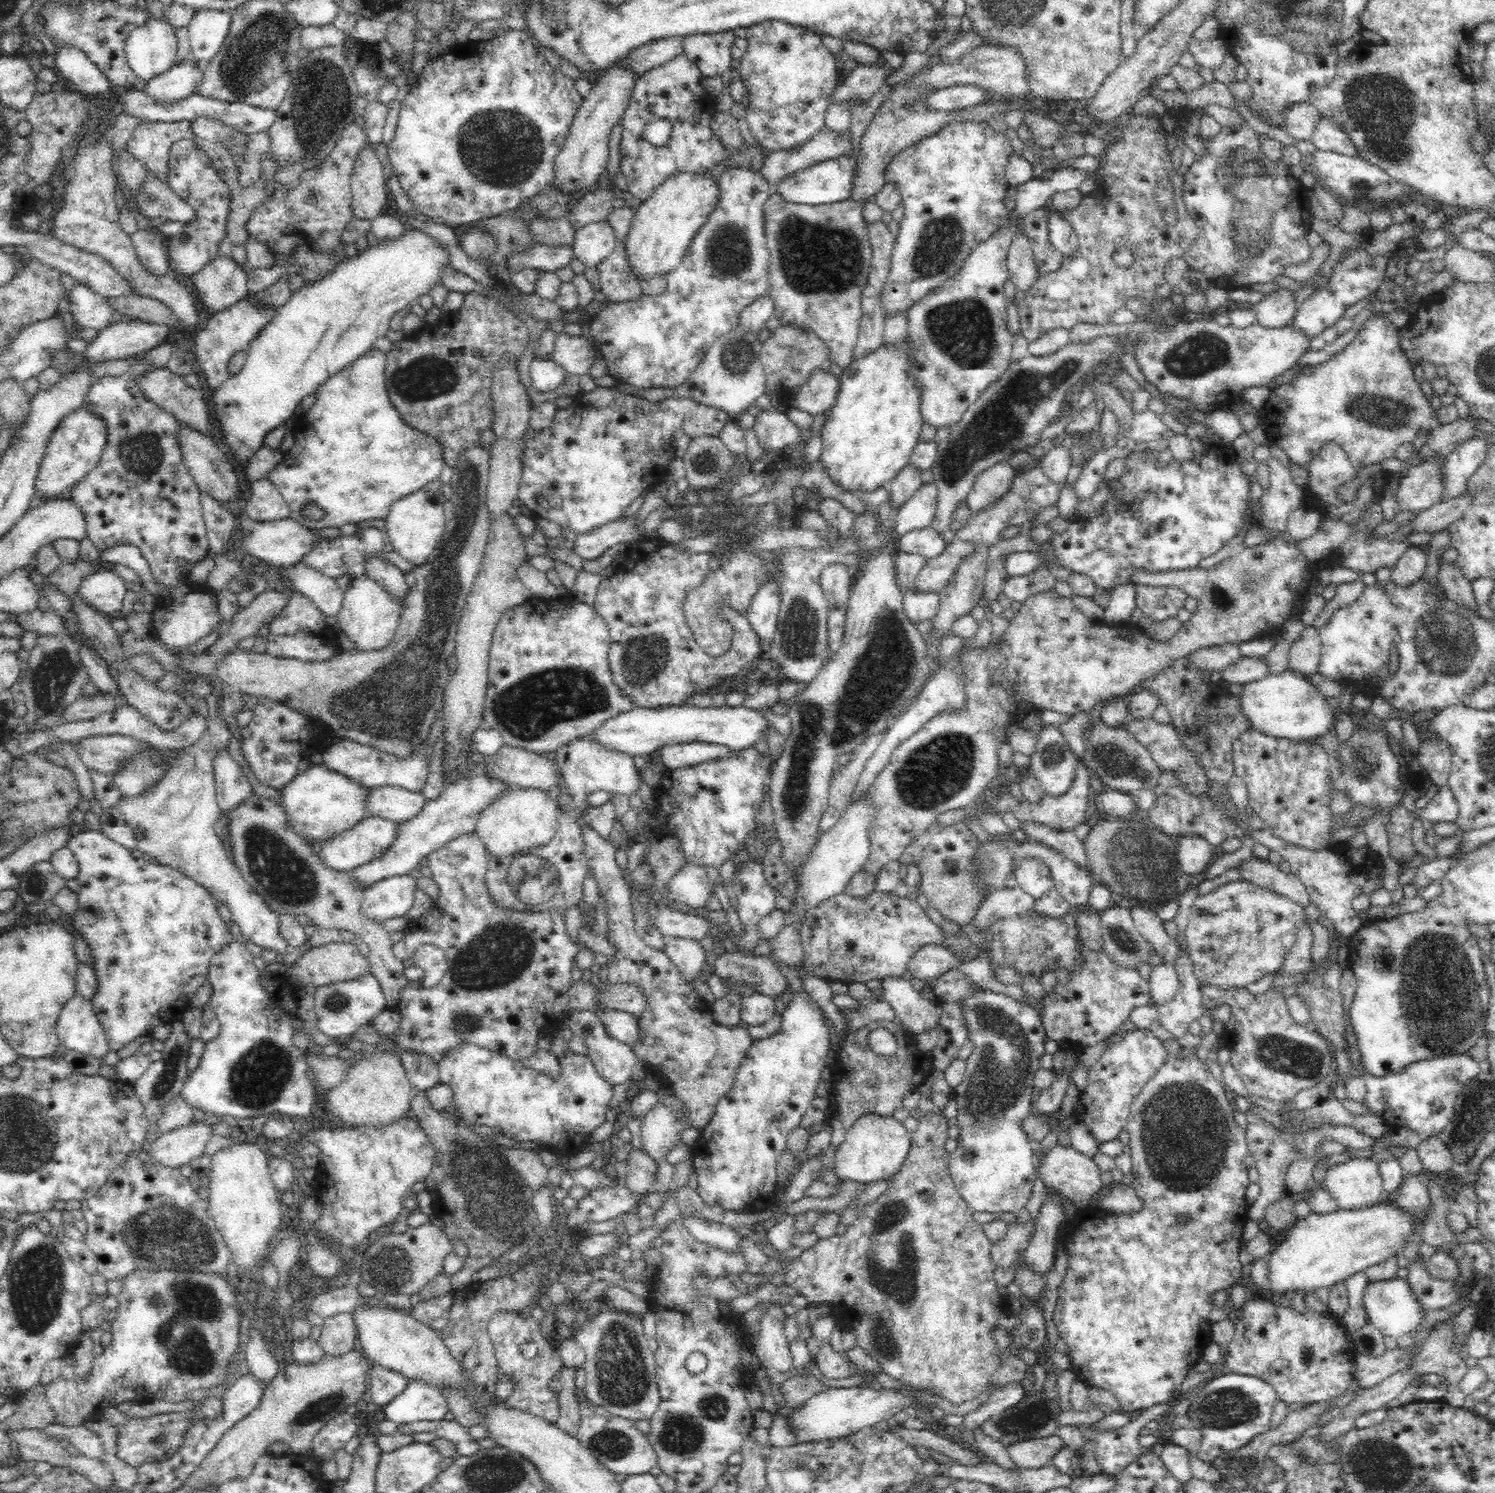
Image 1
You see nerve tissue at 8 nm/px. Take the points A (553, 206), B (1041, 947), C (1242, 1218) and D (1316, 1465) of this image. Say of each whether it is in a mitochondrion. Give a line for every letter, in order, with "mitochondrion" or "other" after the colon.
A: mitochondrion
B: other
C: other
D: mitochondrion

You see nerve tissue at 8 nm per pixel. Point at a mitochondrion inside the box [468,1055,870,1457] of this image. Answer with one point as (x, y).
(622, 1379)

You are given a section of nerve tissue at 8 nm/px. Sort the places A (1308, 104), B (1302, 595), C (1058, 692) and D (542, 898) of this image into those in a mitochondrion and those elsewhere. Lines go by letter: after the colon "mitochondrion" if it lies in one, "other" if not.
A: other
B: other
C: other
D: mitochondrion

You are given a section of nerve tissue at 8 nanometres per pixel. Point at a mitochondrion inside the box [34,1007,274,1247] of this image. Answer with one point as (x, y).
(164, 1083)

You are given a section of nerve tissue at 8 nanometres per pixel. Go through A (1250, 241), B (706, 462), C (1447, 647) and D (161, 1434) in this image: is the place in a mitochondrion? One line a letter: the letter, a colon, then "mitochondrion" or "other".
A: mitochondrion
B: mitochondrion
C: mitochondrion
D: mitochondrion

